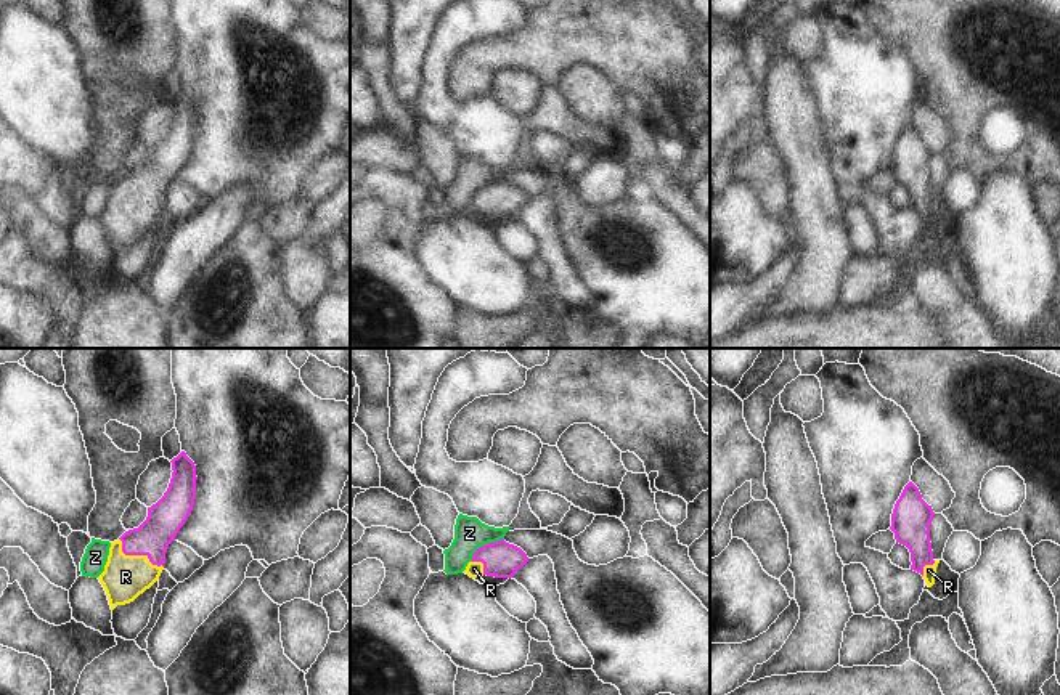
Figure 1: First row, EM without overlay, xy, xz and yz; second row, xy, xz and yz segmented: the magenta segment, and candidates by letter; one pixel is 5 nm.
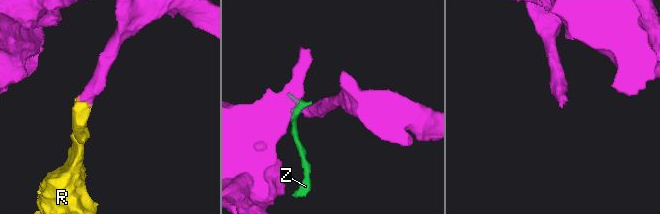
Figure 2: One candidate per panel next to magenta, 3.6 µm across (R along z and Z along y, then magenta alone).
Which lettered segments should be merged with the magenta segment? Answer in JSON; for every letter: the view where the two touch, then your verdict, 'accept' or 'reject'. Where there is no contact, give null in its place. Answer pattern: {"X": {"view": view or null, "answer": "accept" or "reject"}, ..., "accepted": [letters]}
{"R": {"view": "xy", "answer": "accept"}, "Z": {"view": "xz", "answer": "reject"}, "accepted": ["R"]}

